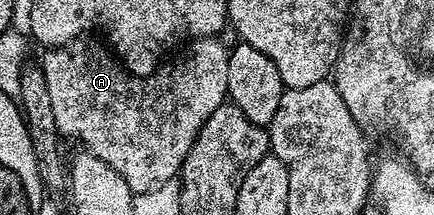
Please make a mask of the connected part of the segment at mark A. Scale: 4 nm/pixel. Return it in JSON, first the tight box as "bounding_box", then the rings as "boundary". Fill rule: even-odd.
{"bounding_box":[40,37,230,195],"boundary":[[[195,37],[183,44],[178,54],[175,52],[169,59],[163,60],[153,73],[135,77],[105,44],[97,45],[86,40],[90,39],[47,48],[43,52],[46,54],[40,58],[58,132],[63,138],[79,141],[85,152],[108,163],[108,167],[119,173],[135,195],[156,191],[156,187],[164,187],[164,183],[175,180],[181,174],[184,159],[200,127],[208,115],[212,115],[212,111],[227,100],[230,49],[222,46],[218,37]]]}

